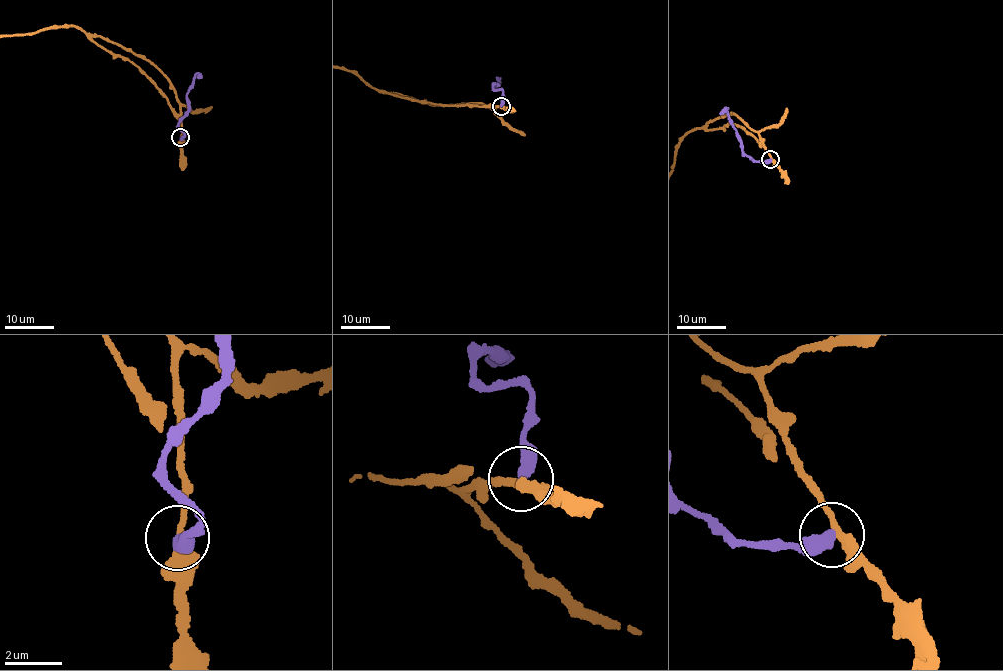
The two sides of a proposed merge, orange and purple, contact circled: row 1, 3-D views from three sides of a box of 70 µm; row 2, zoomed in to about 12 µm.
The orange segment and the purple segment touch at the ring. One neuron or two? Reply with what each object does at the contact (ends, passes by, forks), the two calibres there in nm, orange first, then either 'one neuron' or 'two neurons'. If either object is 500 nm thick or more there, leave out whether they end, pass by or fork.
orange passes by | purple ends | 320/480 nm | two neurons

